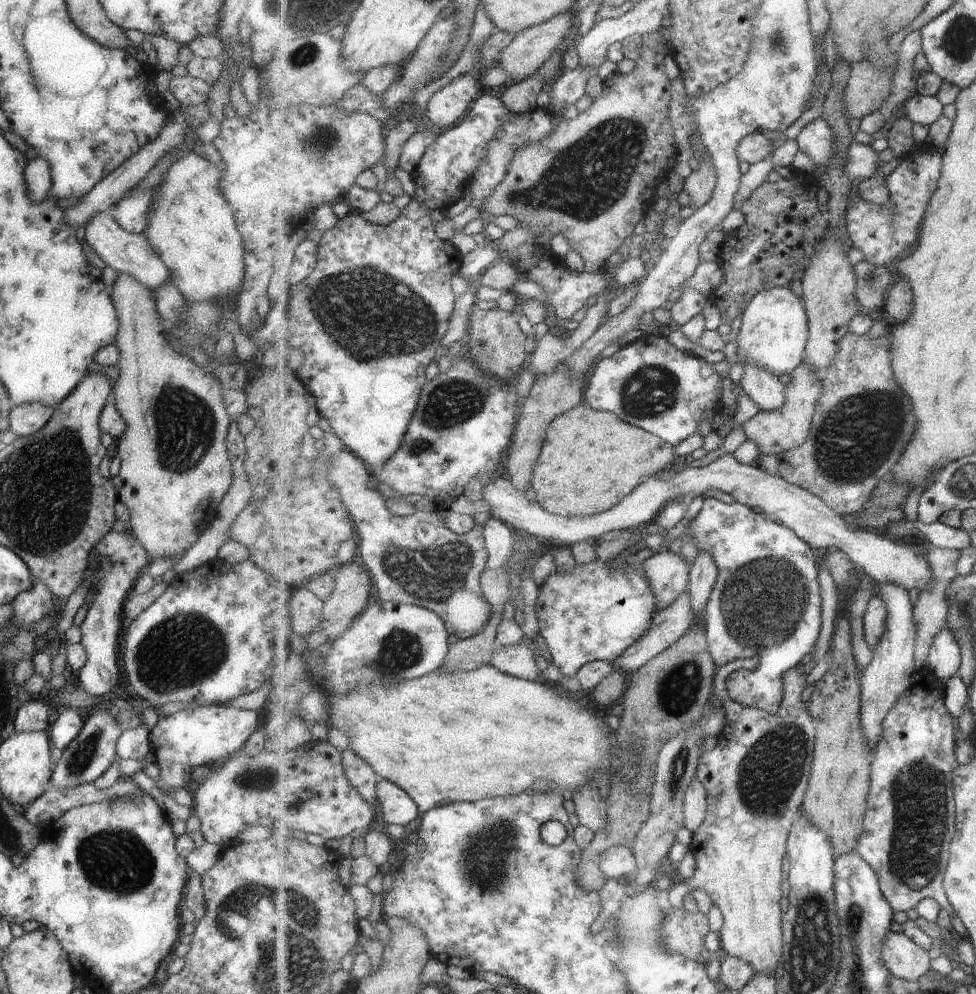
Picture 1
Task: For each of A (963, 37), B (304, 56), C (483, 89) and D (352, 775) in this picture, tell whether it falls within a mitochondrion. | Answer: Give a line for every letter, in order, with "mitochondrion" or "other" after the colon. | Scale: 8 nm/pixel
A: mitochondrion
B: mitochondrion
C: other
D: other

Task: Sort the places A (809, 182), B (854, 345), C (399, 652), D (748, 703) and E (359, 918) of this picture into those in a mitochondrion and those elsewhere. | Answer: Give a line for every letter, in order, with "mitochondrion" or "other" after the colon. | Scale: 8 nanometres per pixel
A: other
B: other
C: mitochondrion
D: other
E: other

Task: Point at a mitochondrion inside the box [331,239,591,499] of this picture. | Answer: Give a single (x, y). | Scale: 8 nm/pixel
(451, 402)

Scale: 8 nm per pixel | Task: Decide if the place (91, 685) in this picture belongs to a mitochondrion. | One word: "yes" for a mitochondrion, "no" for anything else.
no

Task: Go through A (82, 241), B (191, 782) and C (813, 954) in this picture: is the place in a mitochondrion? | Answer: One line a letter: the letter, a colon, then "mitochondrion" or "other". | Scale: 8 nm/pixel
A: other
B: other
C: mitochondrion

